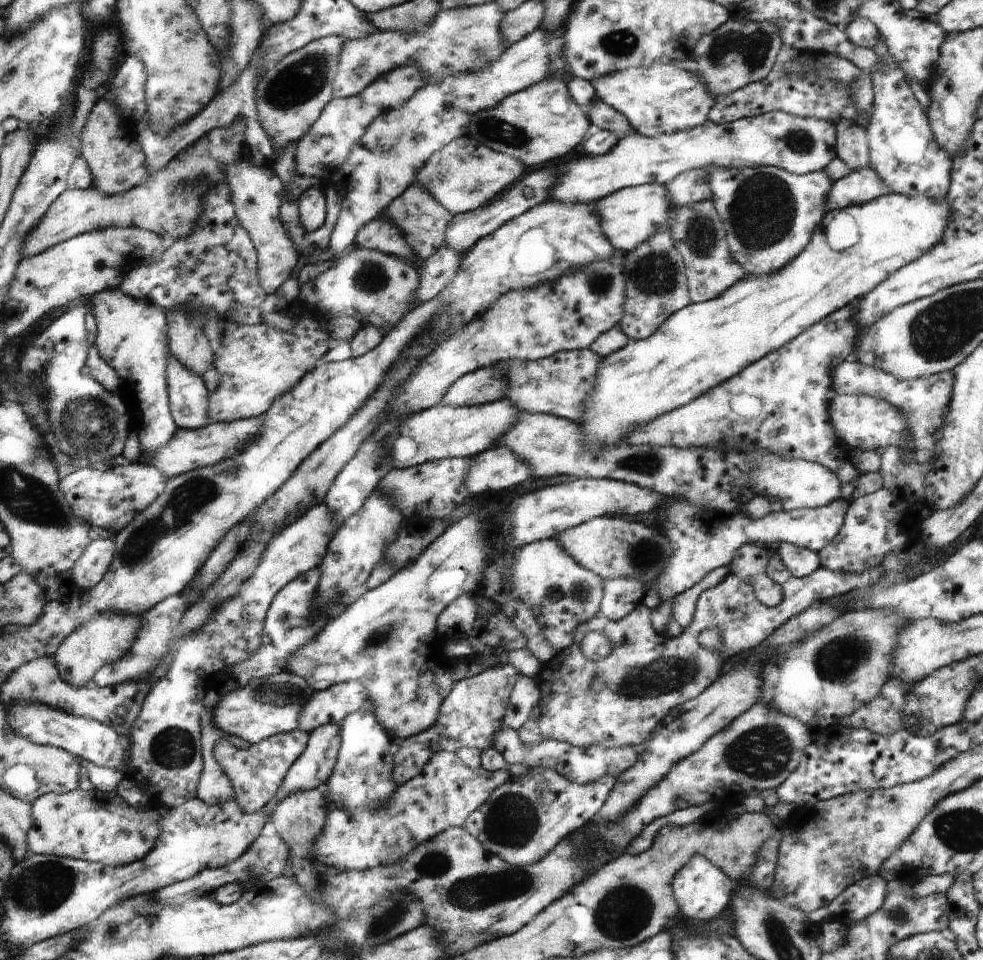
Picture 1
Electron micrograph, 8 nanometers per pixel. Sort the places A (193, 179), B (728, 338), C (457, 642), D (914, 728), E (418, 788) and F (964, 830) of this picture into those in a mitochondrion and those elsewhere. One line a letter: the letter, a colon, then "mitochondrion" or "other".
A: mitochondrion
B: other
C: other
D: other
E: other
F: mitochondrion

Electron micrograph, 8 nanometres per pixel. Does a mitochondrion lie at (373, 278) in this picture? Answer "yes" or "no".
yes

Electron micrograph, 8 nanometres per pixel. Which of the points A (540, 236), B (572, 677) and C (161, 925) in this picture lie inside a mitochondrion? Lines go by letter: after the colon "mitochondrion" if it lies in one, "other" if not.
A: other
B: other
C: other

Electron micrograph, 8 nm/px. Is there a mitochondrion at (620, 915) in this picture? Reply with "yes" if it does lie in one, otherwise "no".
yes

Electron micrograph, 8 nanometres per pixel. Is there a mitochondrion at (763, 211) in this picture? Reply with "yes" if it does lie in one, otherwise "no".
yes

